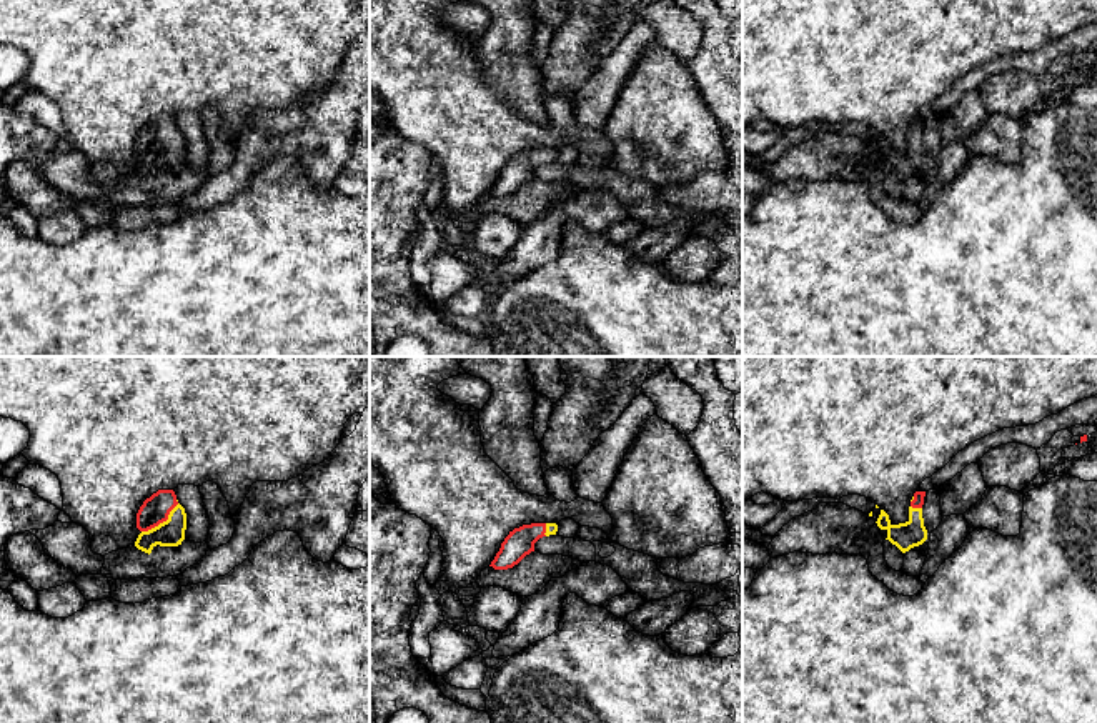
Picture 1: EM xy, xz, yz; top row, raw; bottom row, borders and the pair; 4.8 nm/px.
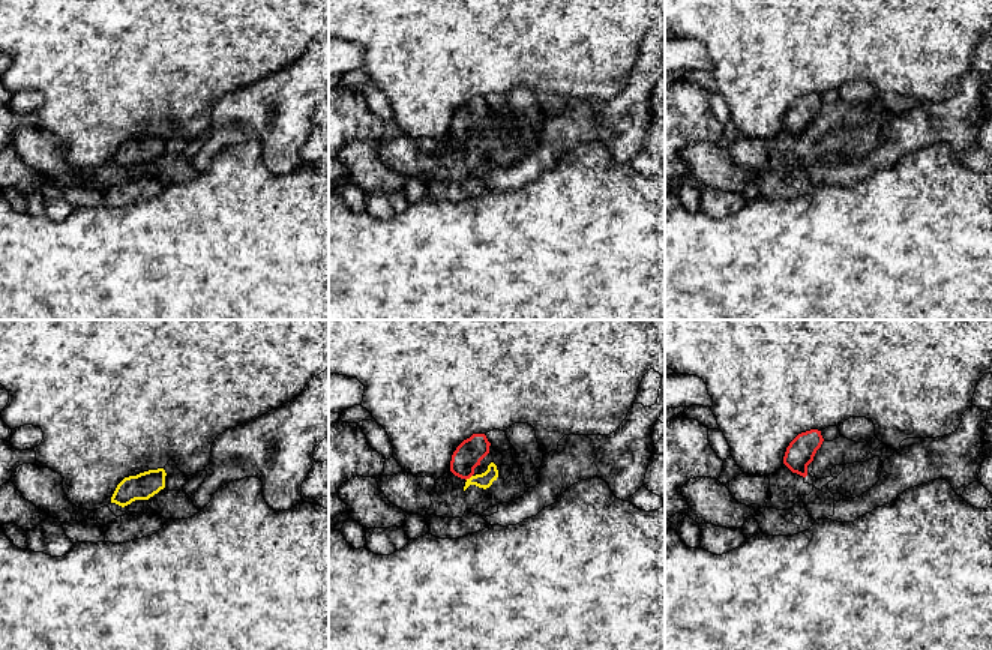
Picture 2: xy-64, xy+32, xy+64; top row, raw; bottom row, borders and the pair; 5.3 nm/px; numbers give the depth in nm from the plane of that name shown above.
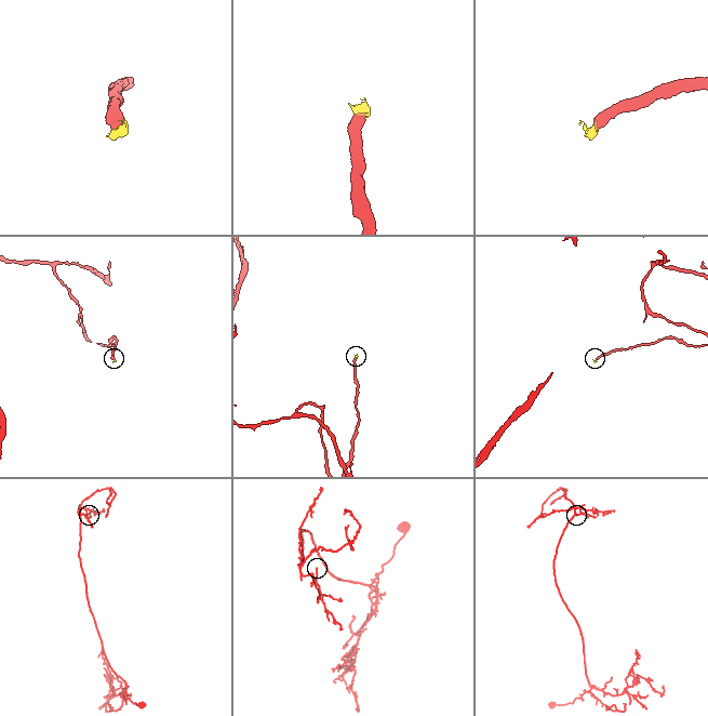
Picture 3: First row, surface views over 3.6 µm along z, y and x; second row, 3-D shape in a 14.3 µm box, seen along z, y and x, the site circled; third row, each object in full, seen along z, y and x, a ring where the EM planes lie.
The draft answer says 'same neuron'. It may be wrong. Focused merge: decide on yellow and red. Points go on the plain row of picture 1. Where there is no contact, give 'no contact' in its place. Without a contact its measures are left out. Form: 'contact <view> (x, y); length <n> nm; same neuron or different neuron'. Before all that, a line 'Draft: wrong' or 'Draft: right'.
Draft: right
contact xy (163, 149); length 240 nm; same neuron

